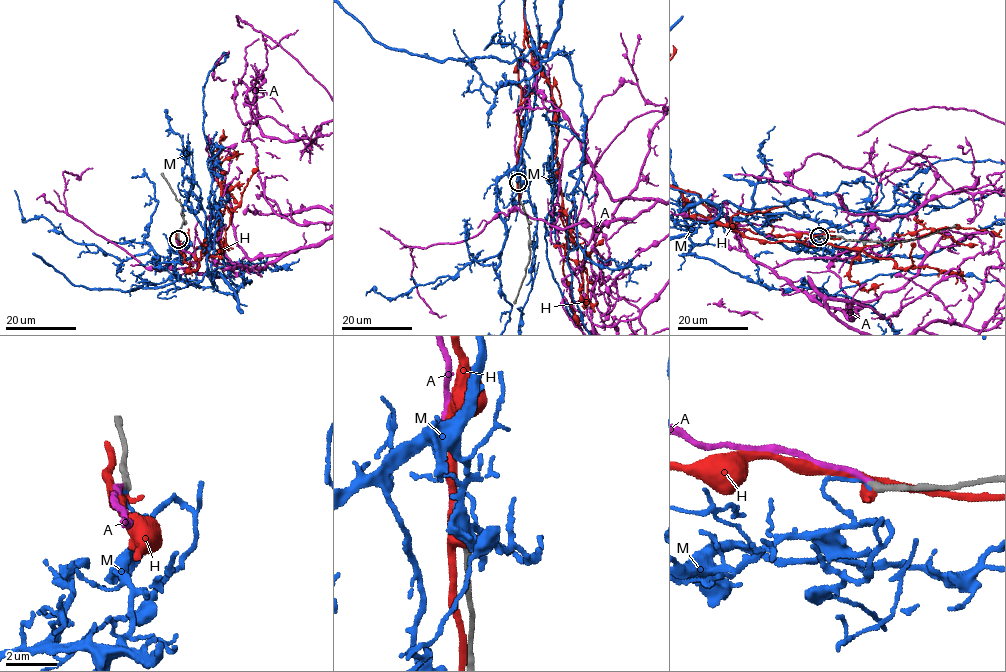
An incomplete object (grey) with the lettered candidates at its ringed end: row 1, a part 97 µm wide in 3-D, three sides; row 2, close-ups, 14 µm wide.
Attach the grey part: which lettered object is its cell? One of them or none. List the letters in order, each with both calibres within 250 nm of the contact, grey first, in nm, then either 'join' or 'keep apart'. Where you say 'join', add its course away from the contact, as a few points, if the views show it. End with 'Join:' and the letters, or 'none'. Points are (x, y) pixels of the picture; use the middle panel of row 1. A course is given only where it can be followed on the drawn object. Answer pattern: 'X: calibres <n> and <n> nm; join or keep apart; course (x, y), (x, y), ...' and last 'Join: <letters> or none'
A: calibres 240 and 180 nm; join
H: calibres 280 and 440 nm; keep apart
M: calibres 240 and 120 nm; keep apart
Join: A

